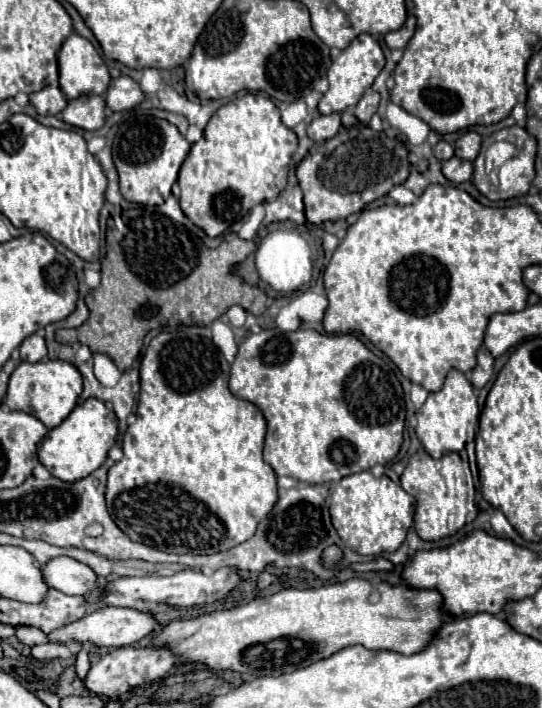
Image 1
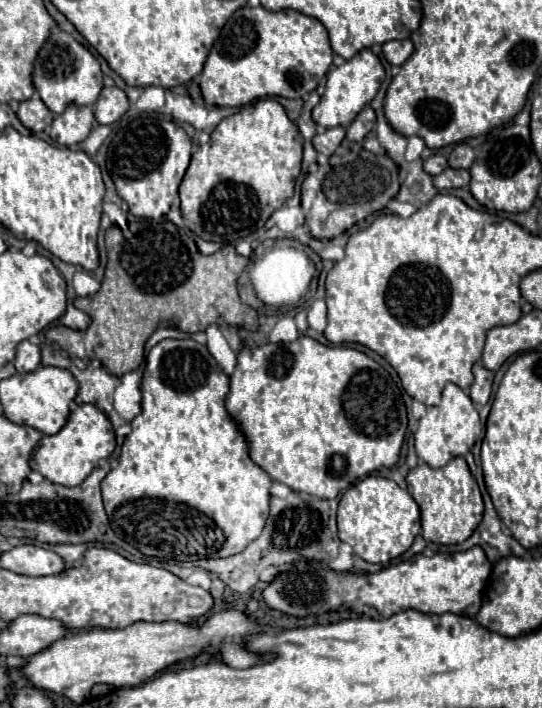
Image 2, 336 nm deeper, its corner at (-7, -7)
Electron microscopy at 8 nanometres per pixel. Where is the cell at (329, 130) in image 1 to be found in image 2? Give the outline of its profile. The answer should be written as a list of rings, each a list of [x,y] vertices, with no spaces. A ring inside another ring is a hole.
[[[341,126],[325,128],[325,130],[321,130],[321,132],[315,134],[313,146],[315,146],[317,152],[321,152],[325,156],[331,156],[337,150],[337,146],[341,144],[343,138],[345,138],[345,128],[341,128]]]

